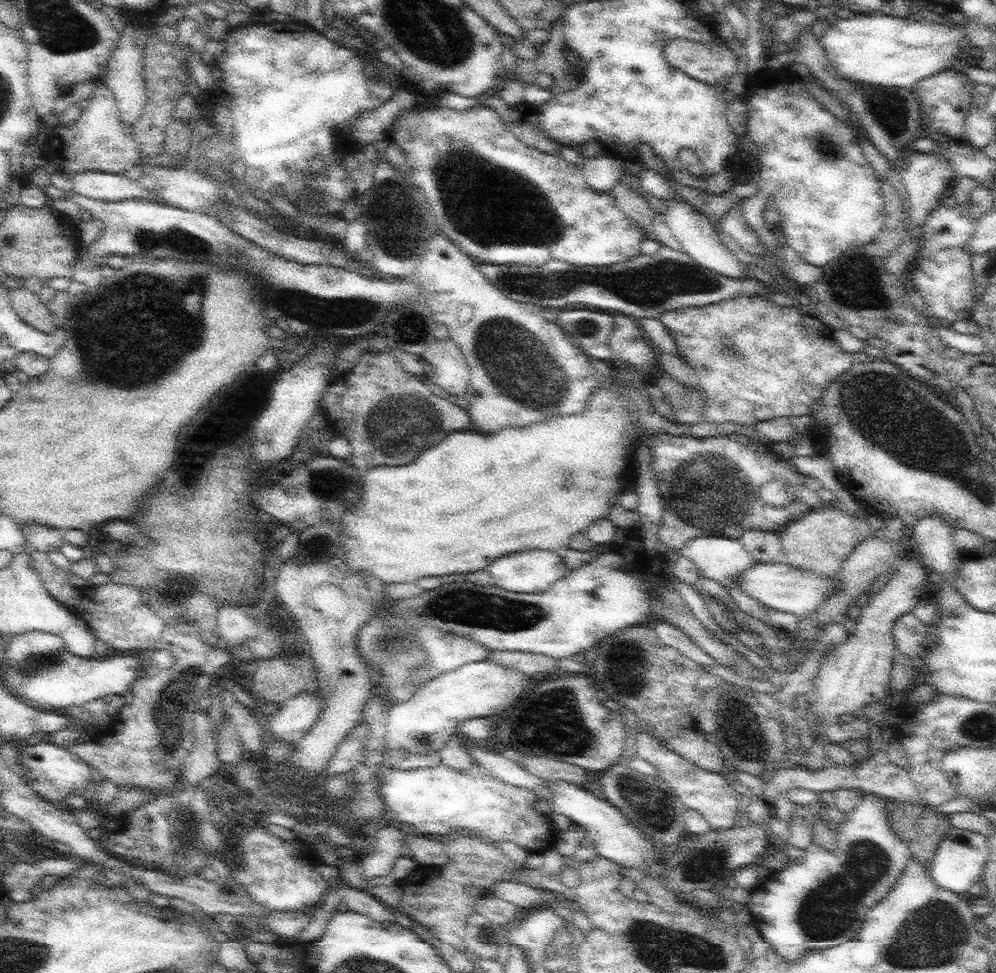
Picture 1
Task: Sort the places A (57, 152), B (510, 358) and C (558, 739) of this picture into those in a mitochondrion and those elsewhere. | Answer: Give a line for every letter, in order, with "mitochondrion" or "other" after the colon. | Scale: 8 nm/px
A: other
B: mitochondrion
C: mitochondrion

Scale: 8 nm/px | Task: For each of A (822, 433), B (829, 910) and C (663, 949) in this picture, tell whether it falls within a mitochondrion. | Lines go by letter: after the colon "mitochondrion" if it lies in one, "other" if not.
A: mitochondrion
B: mitochondrion
C: mitochondrion

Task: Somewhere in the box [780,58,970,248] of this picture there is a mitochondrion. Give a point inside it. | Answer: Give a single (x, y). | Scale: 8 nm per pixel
(885, 106)

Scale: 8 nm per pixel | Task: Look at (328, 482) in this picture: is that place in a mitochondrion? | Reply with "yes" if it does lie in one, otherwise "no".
yes

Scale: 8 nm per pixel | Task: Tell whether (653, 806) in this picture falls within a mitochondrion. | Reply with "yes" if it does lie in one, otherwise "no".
yes

